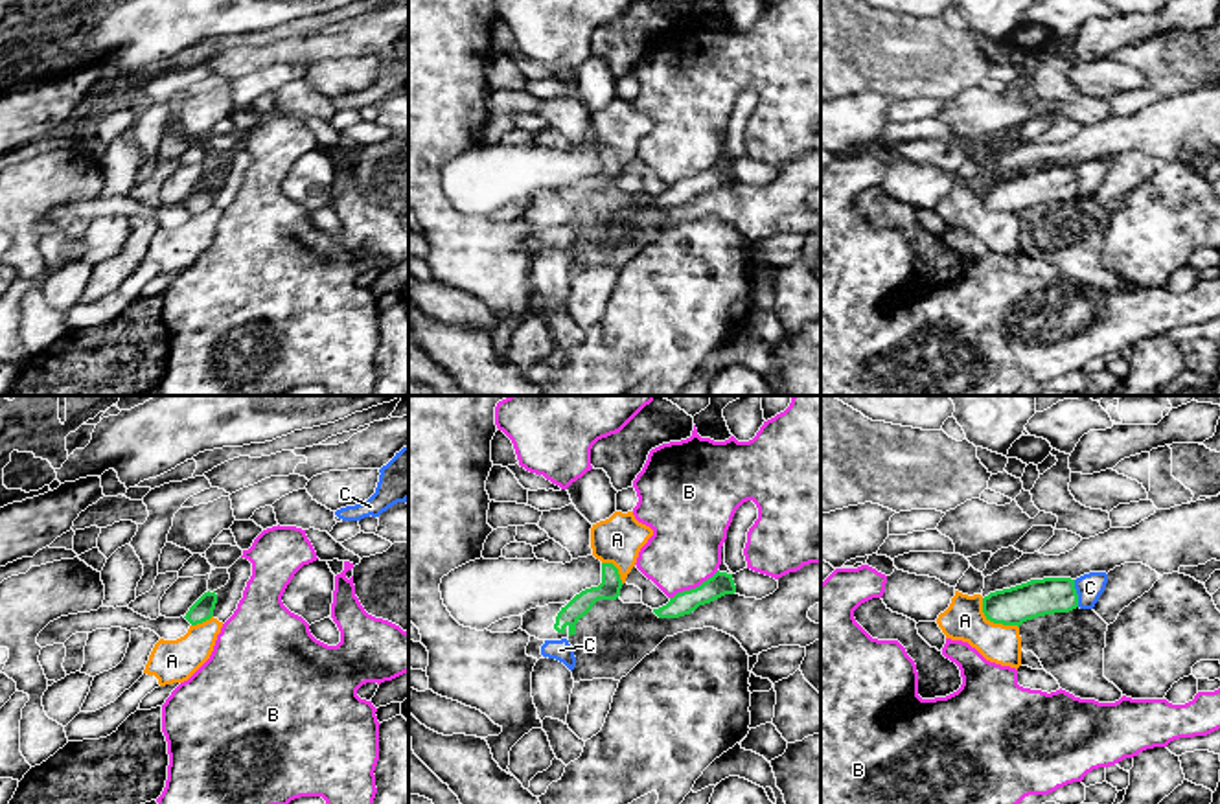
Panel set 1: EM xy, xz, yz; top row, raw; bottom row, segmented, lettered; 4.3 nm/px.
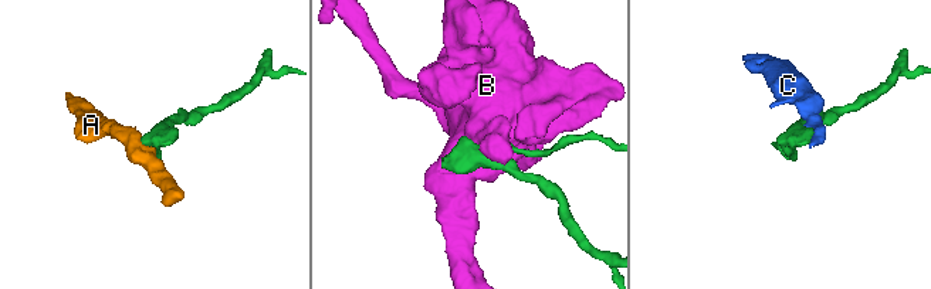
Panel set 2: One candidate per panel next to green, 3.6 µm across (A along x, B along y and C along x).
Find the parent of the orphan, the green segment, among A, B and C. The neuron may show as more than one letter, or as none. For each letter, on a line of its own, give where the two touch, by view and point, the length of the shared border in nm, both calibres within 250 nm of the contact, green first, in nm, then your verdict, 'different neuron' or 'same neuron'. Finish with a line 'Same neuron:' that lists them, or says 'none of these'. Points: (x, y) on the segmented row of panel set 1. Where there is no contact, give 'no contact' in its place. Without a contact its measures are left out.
A: contact yz (994, 622); length 220 nm; calibres 160 and 180 nm; different neuron
B: contact xz (696, 587); length 240 nm; calibres 100 and 320 nm; different neuron
C: contact yz (1075, 593); length 120 nm; calibres 160 and 120 nm; different neuron
Same neuron: none of these

